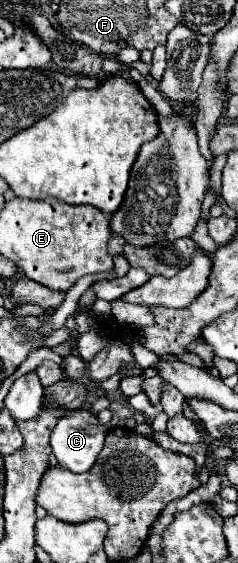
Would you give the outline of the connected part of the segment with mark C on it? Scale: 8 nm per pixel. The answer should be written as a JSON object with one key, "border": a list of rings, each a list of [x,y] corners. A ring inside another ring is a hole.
{"border":[[[76,409],[76,411],[66,411],[66,415],[56,423],[54,431],[52,431],[52,439],[50,439],[50,445],[52,445],[52,453],[58,461],[60,467],[64,469],[70,469],[72,473],[84,473],[88,471],[100,449],[104,447],[104,437],[108,433],[108,427],[102,425],[98,421],[96,415],[92,415],[88,409]]]}

